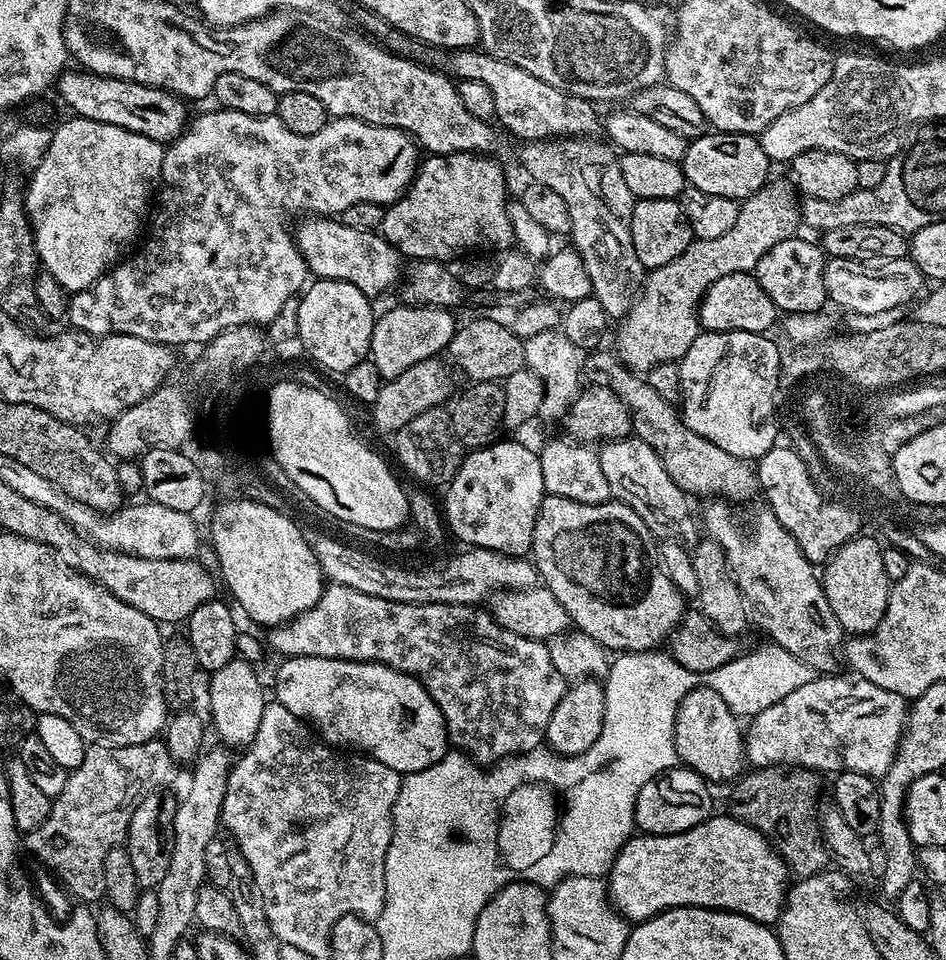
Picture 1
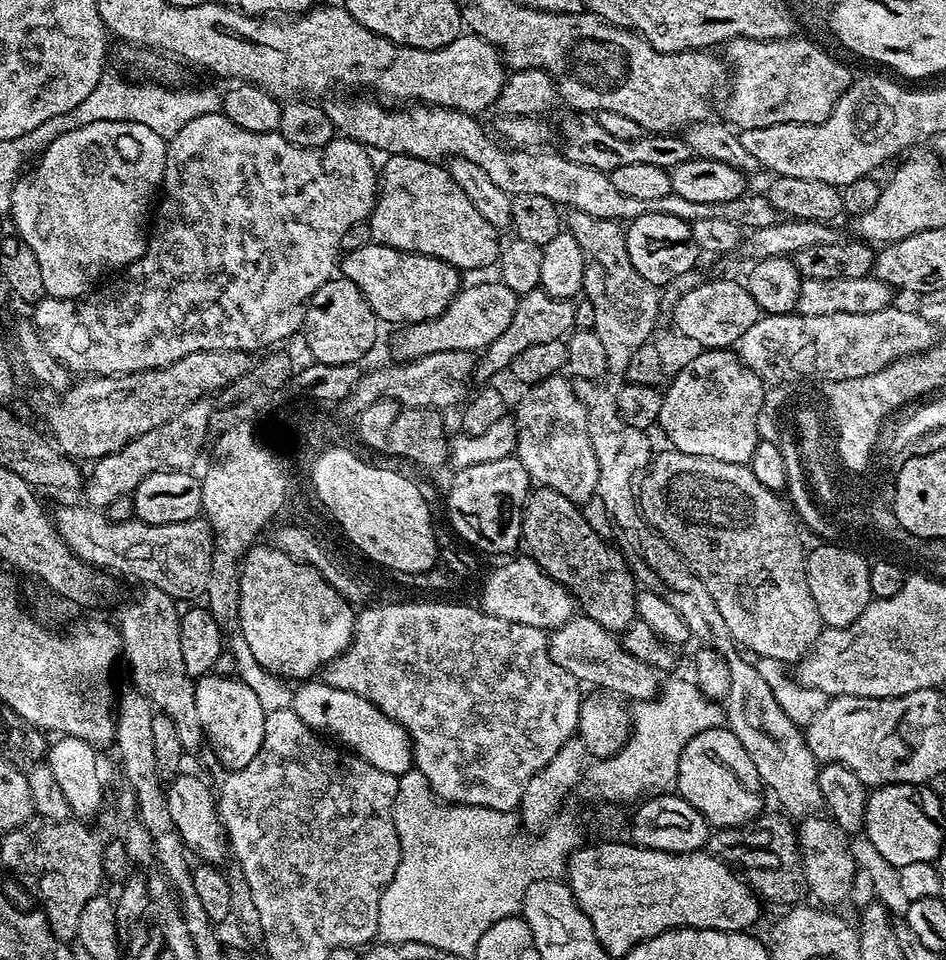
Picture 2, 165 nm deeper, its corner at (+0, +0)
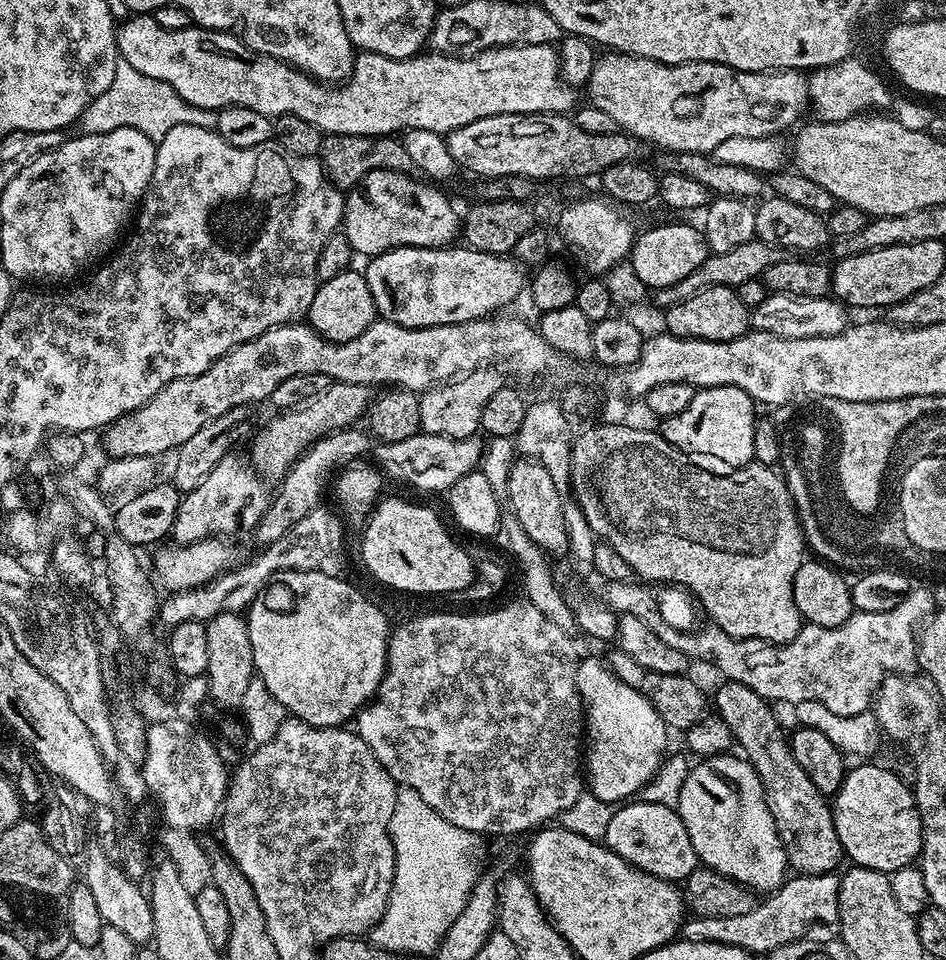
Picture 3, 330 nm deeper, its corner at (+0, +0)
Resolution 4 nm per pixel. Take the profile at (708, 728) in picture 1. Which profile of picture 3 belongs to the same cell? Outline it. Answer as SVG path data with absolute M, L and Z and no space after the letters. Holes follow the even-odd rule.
M732 755L709 756L693 763L682 784L681 796L675 809L686 826L686 834L690 834L690 846L694 846L696 859L703 867L713 868L718 875L725 876L730 882L744 885L753 893L771 894L786 879L784 871L789 871L790 868L788 856L784 853L783 842L778 838L774 818L766 806L758 774L747 759Z

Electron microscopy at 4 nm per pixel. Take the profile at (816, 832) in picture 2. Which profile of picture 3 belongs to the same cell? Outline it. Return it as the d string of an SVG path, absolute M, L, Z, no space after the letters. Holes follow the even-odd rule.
M724 682L721 685L716 692L715 715L724 720L726 726L730 726L738 748L740 744L739 751L762 782L766 806L774 818L774 826L778 830L778 838L784 844L789 865L796 868L797 873L806 876L835 873L844 856L844 847L838 842L838 834L834 830L832 809L814 782L810 782L806 770L802 770L802 766L798 766L794 759L789 737L786 732L784 736L772 713L773 705L741 684Z

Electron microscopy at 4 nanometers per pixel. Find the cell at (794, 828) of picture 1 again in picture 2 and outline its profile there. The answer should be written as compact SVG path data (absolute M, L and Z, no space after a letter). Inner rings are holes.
M779 811L767 812L748 824L741 824L739 828L716 828L709 831L706 848L719 860L739 870L743 879L765 901L773 900L776 904L784 904L783 906L796 906L803 901L800 900L803 896L809 895L804 860L800 856L798 828L787 815Z

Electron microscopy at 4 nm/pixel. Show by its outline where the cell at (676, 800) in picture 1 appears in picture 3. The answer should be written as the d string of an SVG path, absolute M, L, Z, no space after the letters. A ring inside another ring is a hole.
M628 802L617 807L602 840L627 864L663 880L683 882L698 866L694 846L690 846L690 834L686 834L680 813L664 805Z

